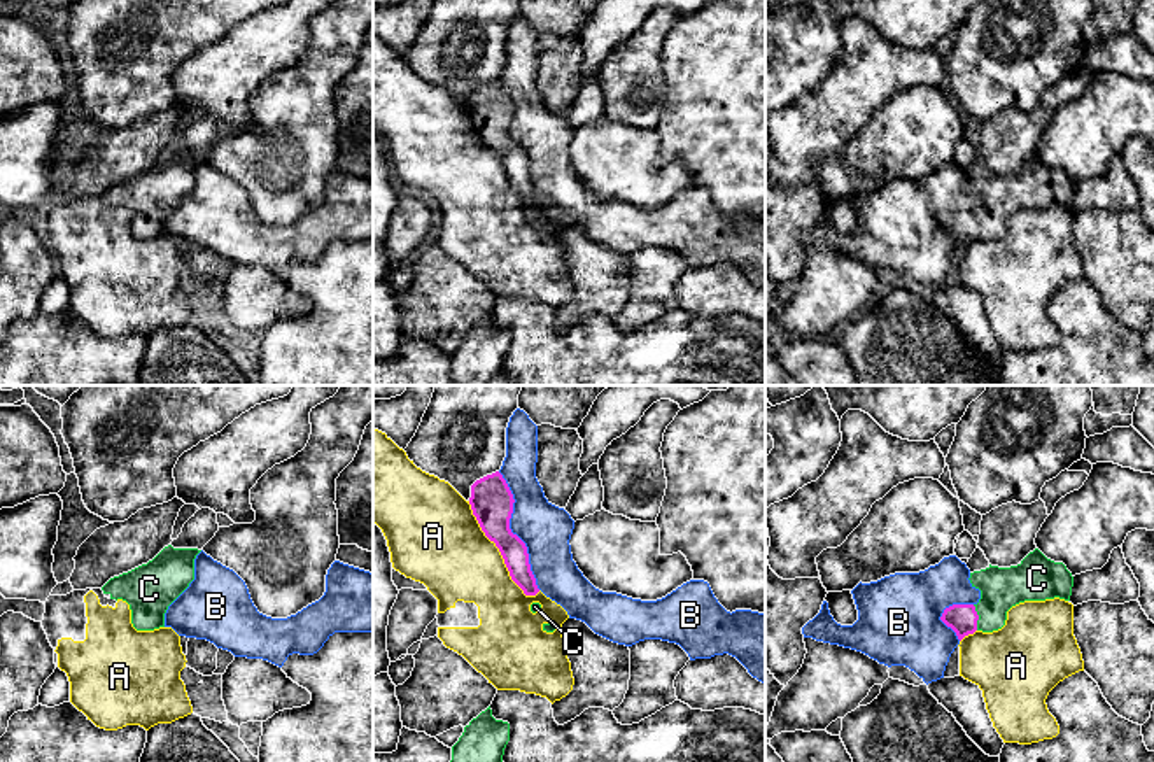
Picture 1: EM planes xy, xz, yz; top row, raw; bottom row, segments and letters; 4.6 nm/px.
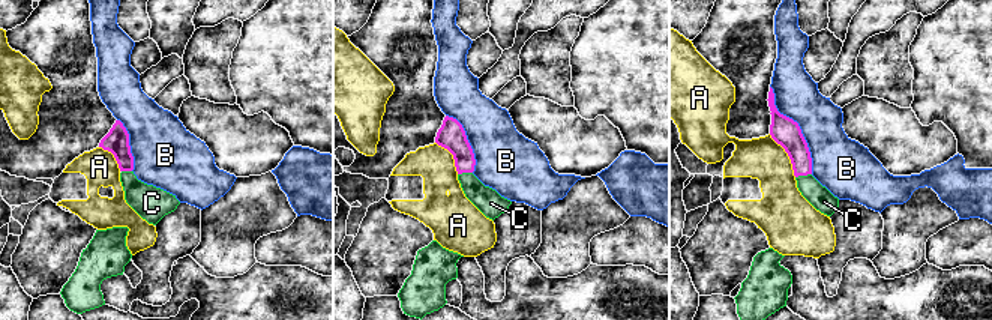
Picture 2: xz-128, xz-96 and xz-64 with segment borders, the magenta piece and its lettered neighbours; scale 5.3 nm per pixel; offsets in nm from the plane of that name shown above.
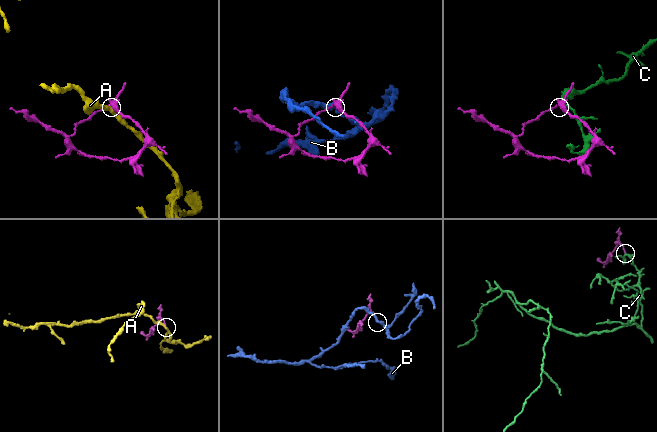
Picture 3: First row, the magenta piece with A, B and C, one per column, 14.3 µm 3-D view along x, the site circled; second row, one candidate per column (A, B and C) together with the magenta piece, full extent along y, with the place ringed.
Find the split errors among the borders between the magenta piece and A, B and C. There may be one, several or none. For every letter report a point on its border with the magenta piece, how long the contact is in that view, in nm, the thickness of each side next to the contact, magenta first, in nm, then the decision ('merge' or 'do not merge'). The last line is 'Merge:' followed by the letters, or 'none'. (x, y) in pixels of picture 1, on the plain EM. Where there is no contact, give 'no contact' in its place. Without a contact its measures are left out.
A: xz (499, 158) | 550 nm | 190/380 nm | do not merge
B: xz (510, 139) | 600 nm | 190/240 nm | do not merge
C: yz (978, 225) | 120 nm | 140/190 nm | merge
Merge: C

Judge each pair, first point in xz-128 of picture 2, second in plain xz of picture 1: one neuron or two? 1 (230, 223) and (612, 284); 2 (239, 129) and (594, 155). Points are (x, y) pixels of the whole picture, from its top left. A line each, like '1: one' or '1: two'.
1: two
2: one

